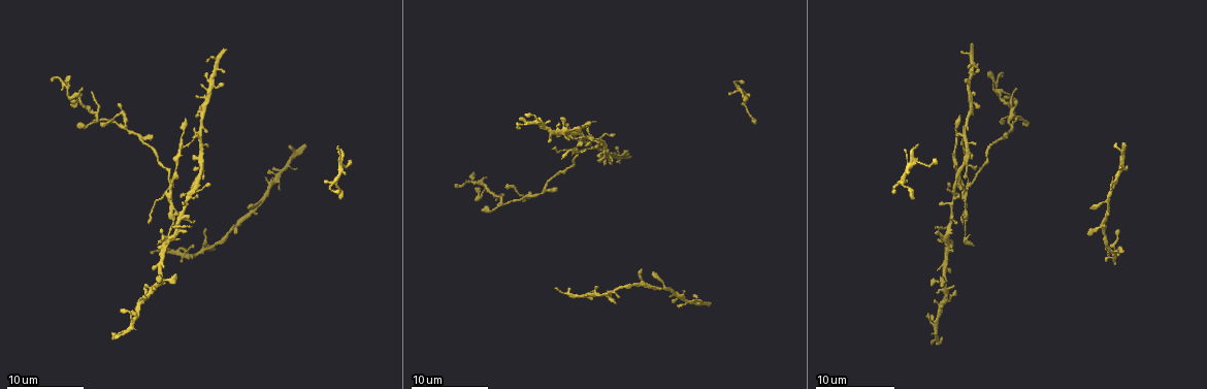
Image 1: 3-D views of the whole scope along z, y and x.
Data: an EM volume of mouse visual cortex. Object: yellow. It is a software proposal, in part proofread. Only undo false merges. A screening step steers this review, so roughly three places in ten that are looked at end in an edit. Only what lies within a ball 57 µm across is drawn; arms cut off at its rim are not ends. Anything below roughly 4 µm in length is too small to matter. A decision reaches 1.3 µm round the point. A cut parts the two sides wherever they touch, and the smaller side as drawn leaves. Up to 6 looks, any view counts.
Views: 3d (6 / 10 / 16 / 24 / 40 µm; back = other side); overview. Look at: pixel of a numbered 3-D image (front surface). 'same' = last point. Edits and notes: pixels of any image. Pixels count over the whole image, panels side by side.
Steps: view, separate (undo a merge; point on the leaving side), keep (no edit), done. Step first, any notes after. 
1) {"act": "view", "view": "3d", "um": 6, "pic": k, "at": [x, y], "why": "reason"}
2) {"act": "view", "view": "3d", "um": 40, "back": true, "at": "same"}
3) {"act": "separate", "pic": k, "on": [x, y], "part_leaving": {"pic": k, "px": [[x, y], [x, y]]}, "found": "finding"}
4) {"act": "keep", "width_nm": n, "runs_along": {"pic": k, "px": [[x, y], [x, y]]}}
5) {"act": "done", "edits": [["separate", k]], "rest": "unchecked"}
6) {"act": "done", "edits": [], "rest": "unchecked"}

{"act": "view", "view": "3d", "um": 16, "pic": 1, "at": [666, 288], "why": "two arms in line, one across"}

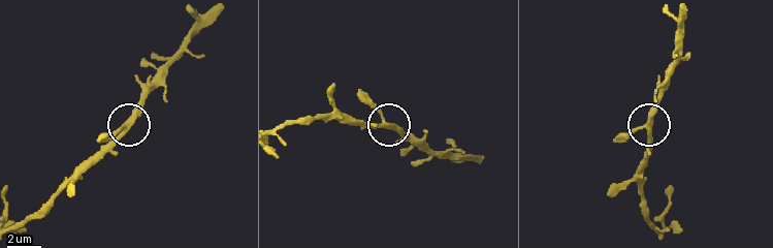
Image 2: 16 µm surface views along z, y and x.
{"act": "view", "view": "3d", "um": 16, "back": true, "pic": 2, "at": [388, 125]}

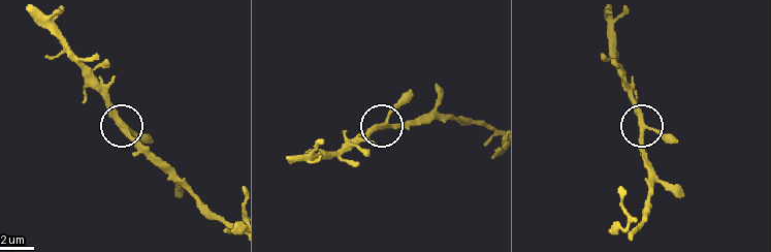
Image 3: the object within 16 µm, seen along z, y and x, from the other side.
{"act": "keep", "arms": 3, "found": "all the same neuron"}

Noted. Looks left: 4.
{"act": "view", "view": "3d", "um": 10, "pic": 1, "at": [606, 156], "why": "four arms meet"}

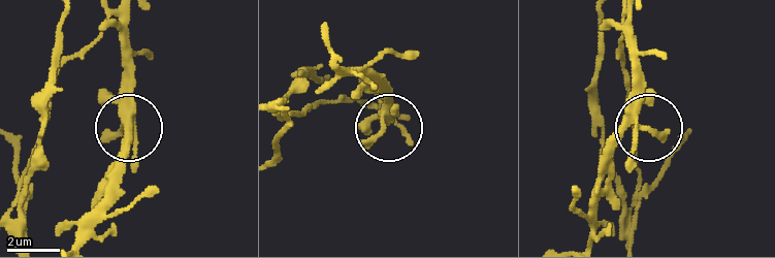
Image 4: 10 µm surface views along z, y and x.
{"act": "view", "view": "3d", "um": 6, "pic": 4, "at": [386, 123]}

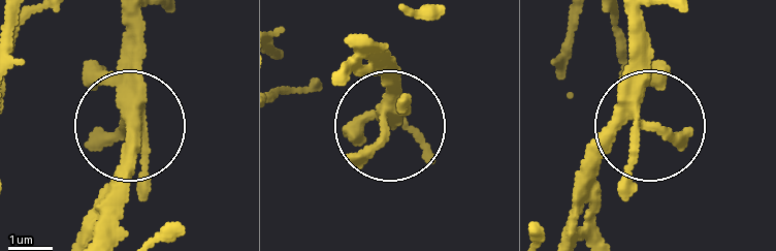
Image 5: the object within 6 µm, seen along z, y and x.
{"act": "keep", "arms": 4, "found": "continuous, no second neuron"}

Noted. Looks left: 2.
{"act": "done", "edits": [], "rest": "unchecked"}

